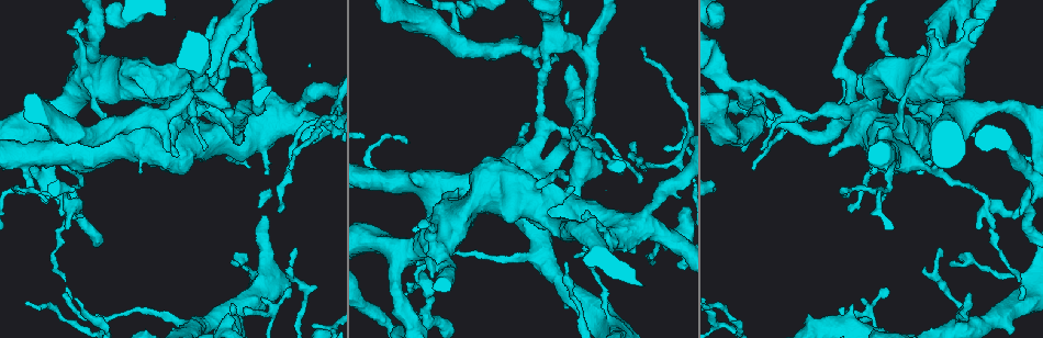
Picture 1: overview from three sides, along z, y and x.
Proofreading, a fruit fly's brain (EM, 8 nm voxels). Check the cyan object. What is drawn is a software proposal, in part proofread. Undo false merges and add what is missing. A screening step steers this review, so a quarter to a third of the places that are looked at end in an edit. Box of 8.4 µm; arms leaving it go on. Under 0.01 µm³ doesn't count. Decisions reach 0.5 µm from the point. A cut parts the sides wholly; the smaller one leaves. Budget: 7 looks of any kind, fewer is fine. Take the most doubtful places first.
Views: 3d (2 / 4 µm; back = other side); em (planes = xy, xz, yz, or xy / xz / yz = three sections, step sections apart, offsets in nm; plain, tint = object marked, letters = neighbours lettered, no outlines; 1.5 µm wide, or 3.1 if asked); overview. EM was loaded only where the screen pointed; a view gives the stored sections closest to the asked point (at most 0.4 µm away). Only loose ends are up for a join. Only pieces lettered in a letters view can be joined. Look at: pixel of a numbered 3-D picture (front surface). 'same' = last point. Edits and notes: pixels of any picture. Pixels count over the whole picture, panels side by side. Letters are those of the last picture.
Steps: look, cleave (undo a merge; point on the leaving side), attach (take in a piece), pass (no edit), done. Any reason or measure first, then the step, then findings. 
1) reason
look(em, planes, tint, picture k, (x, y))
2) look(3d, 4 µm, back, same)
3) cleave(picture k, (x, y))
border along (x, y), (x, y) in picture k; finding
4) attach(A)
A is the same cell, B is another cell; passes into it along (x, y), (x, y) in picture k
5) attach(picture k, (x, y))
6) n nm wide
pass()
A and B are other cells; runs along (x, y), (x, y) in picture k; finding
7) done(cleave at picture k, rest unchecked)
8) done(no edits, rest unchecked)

branch stops here
look(em, planes, tint, picture 1, (932, 31))

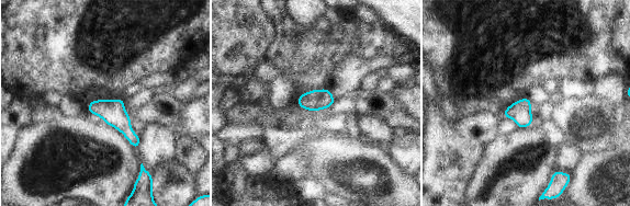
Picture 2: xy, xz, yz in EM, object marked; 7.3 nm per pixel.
look(em, planes, letters, same)

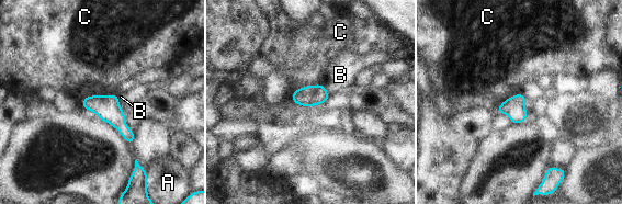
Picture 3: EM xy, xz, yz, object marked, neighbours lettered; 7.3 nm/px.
150 nm wide
pass()
A, B and C are other cells; border along (116, 93), (87, 95), (81, 101) in picture 3; none of them fits

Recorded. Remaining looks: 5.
an open end
look(3d, 2 µm, picture 1, (918, 171))

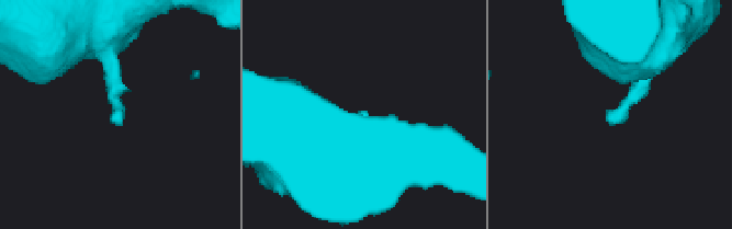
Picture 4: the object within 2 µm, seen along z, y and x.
look(em, planes, letters, picture 4, (359, 112))

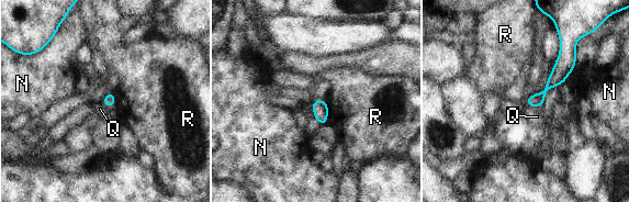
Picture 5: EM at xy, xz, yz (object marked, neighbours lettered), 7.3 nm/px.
pass()
N, Q and R are other cells; runs along (564, 47), (559, 75), (530, 102) in picture 5; no lettered piece goes on from it

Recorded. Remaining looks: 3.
end of a long branch
look(em, yz, step 8, tint, picture 1, (290, 169))

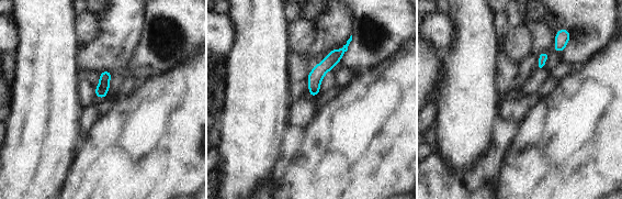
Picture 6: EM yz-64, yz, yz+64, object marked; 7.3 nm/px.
another direction
look(em, xz, step 8, letters, same)

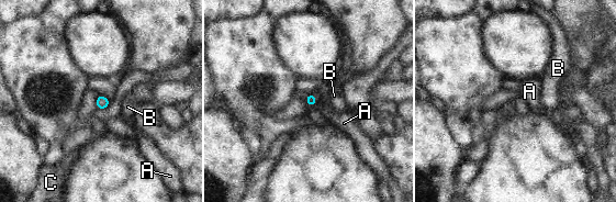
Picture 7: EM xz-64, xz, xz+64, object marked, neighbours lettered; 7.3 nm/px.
80 nm wide
pass()
A, B and C are other cells; border along (314, 96), (317, 104) in picture 7; no lettered piece goes on from it

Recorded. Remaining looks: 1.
done(no edits, rest unchecked)

